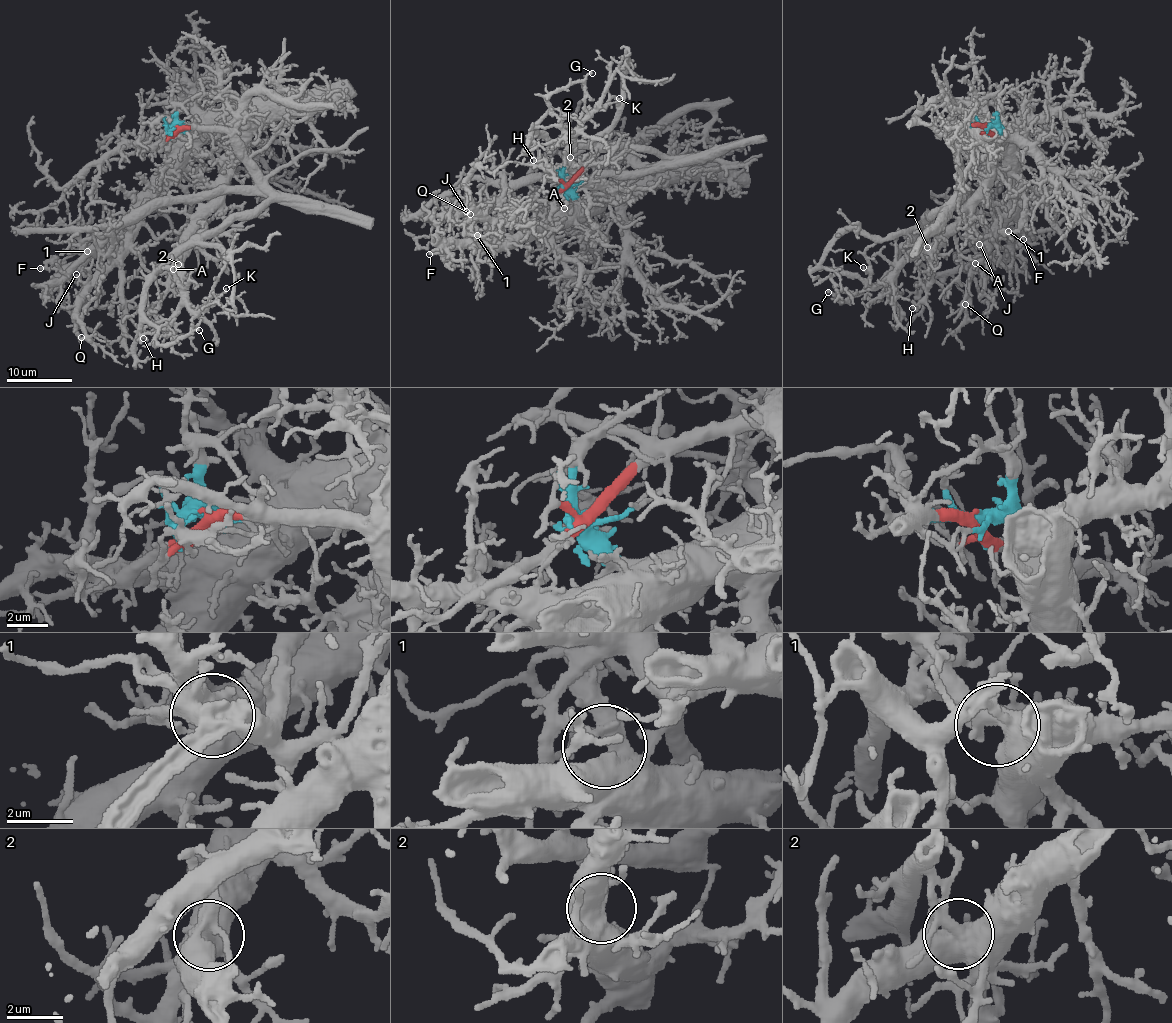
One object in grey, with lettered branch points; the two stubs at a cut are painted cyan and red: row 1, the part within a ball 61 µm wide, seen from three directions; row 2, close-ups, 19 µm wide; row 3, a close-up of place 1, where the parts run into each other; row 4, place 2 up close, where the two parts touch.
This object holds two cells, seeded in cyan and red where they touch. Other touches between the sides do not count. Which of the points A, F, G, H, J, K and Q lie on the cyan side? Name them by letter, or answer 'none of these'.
A, H, K

